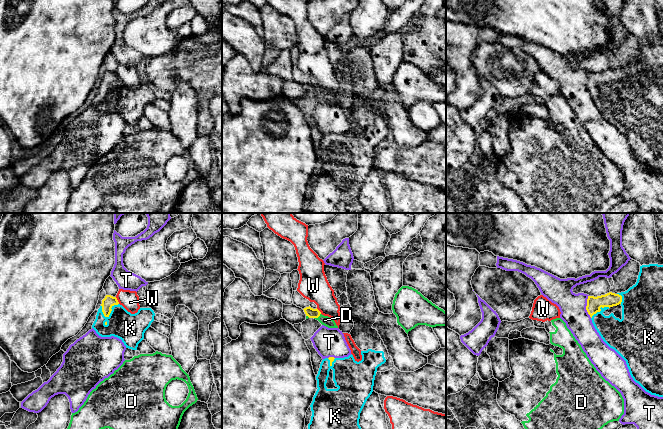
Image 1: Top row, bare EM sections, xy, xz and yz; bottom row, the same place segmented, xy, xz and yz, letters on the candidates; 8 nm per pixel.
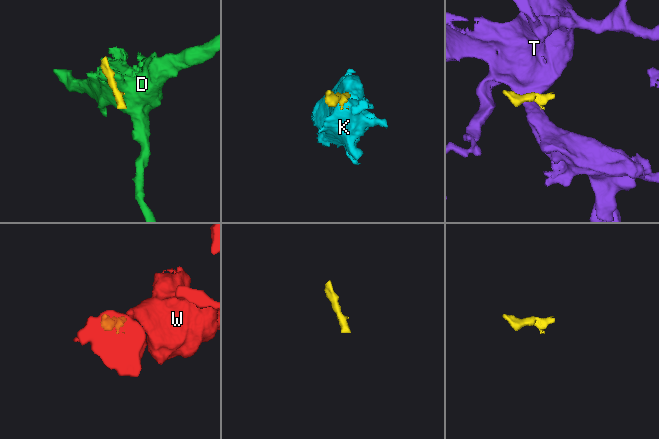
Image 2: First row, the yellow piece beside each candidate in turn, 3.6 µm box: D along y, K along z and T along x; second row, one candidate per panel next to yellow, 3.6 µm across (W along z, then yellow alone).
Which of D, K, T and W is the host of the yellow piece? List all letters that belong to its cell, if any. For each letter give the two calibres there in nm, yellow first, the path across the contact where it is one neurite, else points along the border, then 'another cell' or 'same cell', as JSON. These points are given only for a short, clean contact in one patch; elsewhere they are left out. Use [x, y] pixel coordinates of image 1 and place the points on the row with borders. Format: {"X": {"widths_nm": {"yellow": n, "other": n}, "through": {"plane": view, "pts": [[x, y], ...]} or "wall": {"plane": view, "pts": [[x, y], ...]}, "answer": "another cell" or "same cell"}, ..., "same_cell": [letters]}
{"D": {"widths_nm": {"yellow": 80, "other": 80}, "wall": {"plane": "xz", "pts": [[320, 313], [314, 318]]}, "answer": "another cell"}, "K": {"widths_nm": {"yellow": 90, "other": 240}, "through": {"plane": "xy", "pts": [[109, 301], [111, 310], [130, 328]]}, "answer": "same cell"}, "T": {"widths_nm": {"yellow": 120, "other": 220}, "wall": {"plane": "yz", "pts": [[588, 295], [586, 310], [591, 317]]}, "answer": "another cell"}, "W": {"widths_nm": {"yellow": 90, "other": 150}, "answer": "another cell"}, "same_cell": ["K"]}

